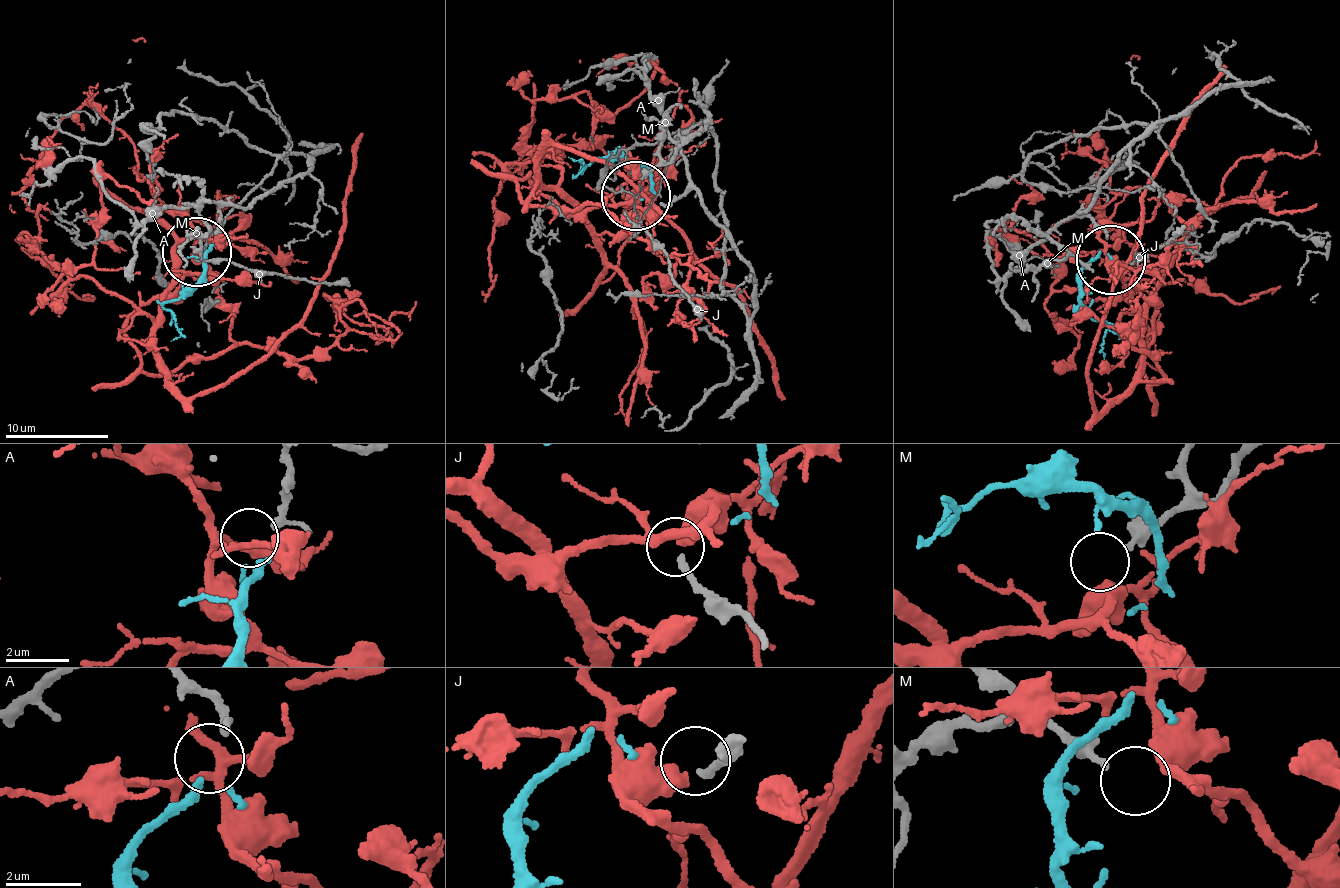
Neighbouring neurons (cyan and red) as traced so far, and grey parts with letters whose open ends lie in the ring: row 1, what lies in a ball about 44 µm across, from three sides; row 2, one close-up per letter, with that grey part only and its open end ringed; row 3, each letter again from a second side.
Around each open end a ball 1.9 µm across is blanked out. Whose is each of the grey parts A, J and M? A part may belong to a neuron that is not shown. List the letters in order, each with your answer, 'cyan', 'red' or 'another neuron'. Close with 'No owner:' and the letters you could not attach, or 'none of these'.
A: cyan
J: another neuron
M: another neuron
No owner: J, M

